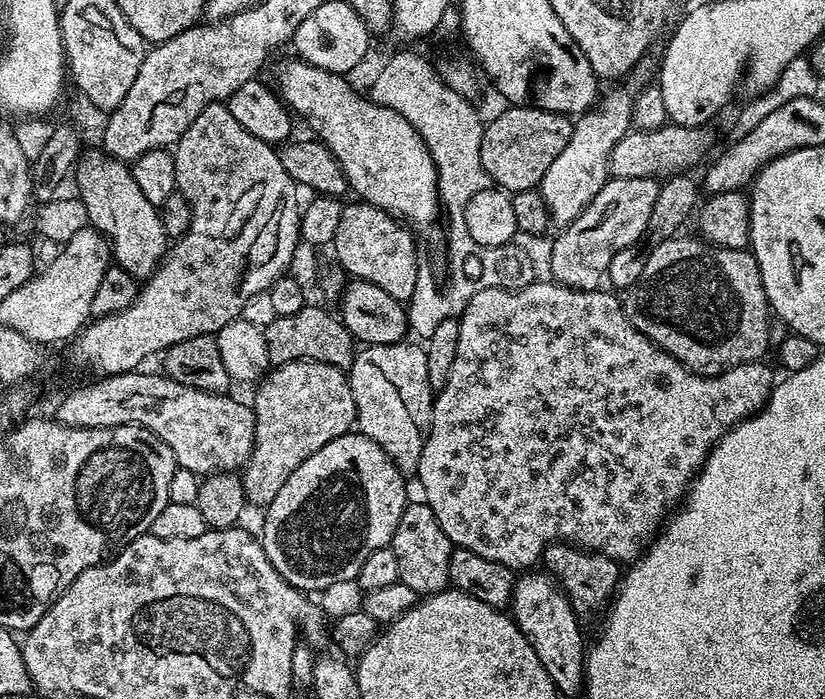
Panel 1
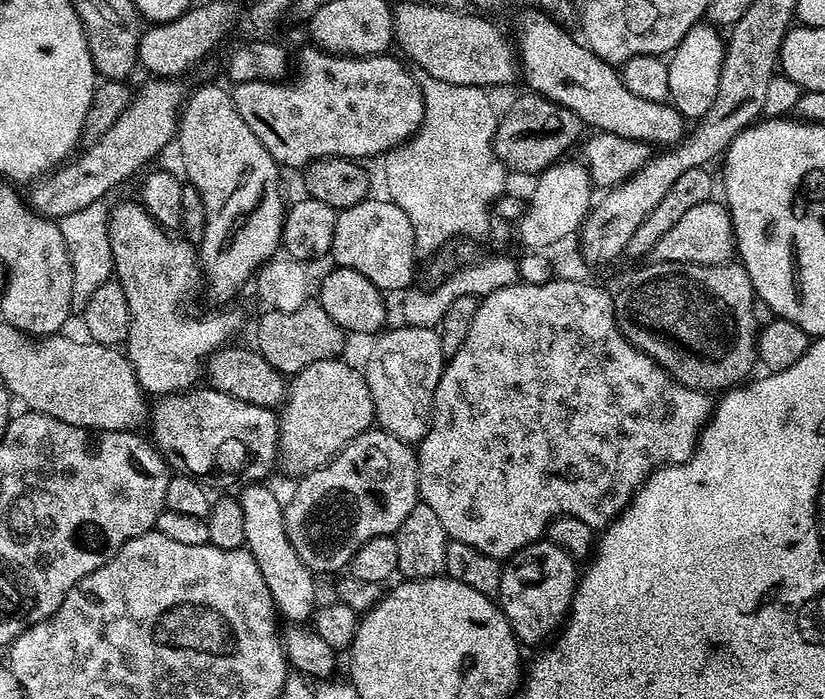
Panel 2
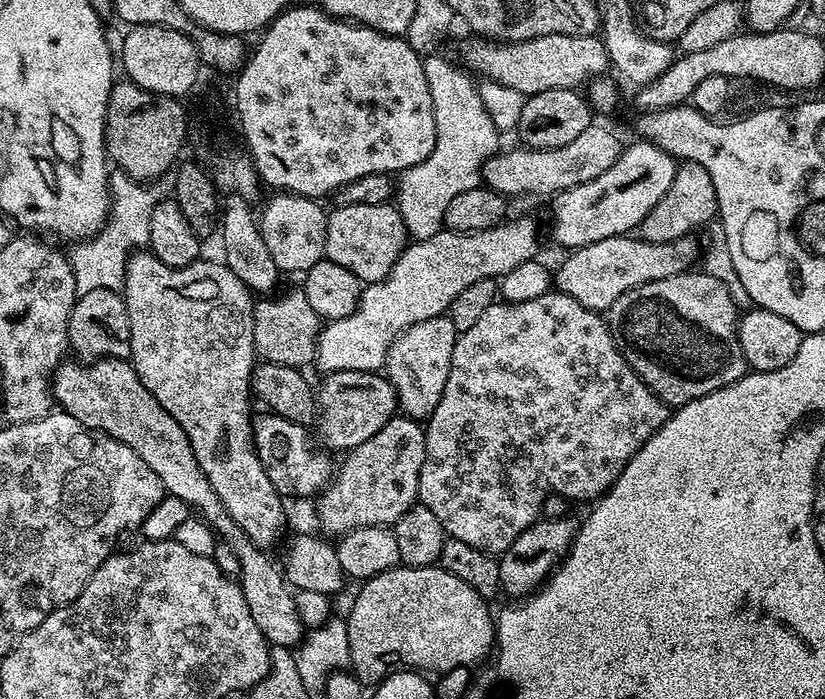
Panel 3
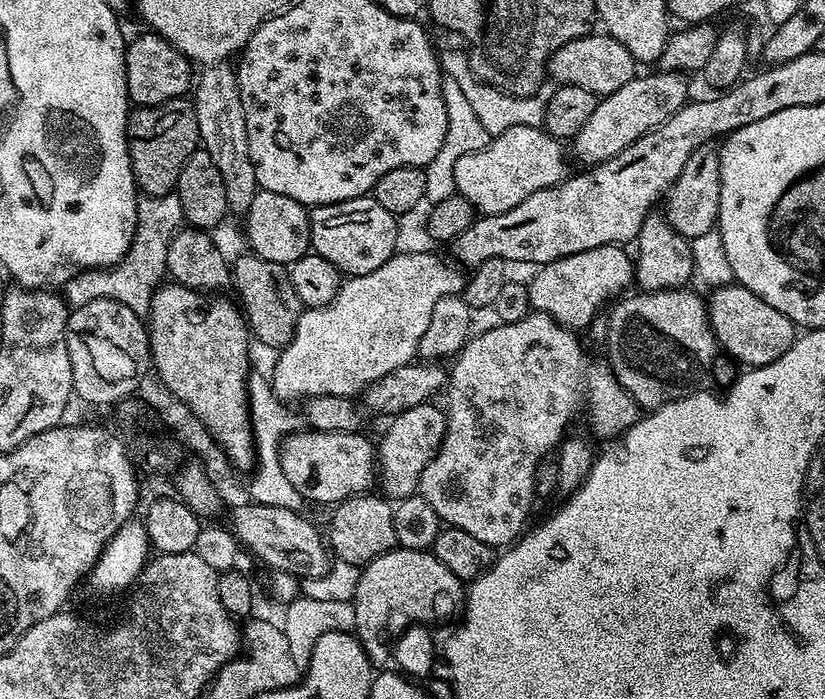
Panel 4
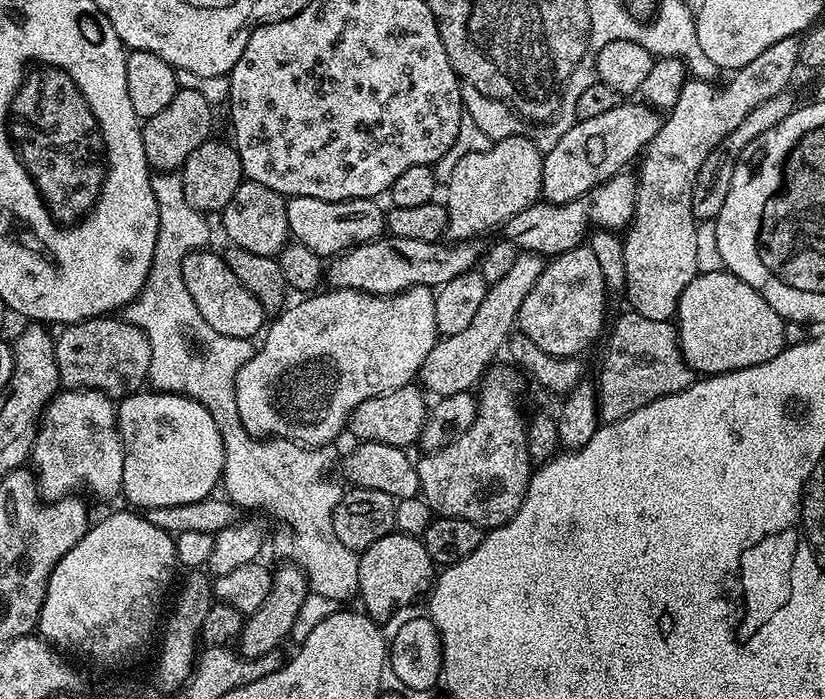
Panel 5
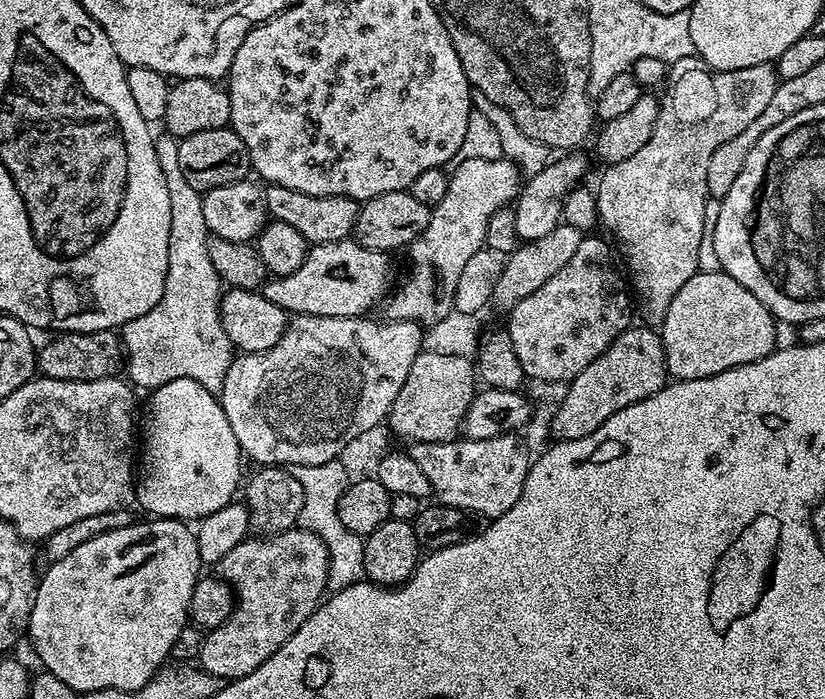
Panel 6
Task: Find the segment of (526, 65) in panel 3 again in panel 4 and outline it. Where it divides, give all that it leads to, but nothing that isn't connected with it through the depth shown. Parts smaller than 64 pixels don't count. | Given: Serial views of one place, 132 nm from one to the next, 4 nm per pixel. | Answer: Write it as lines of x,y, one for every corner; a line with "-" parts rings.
591,32
560,47
549,61
549,75
558,84
582,86
603,98
630,82
638,72
638,62
622,42
605,32

